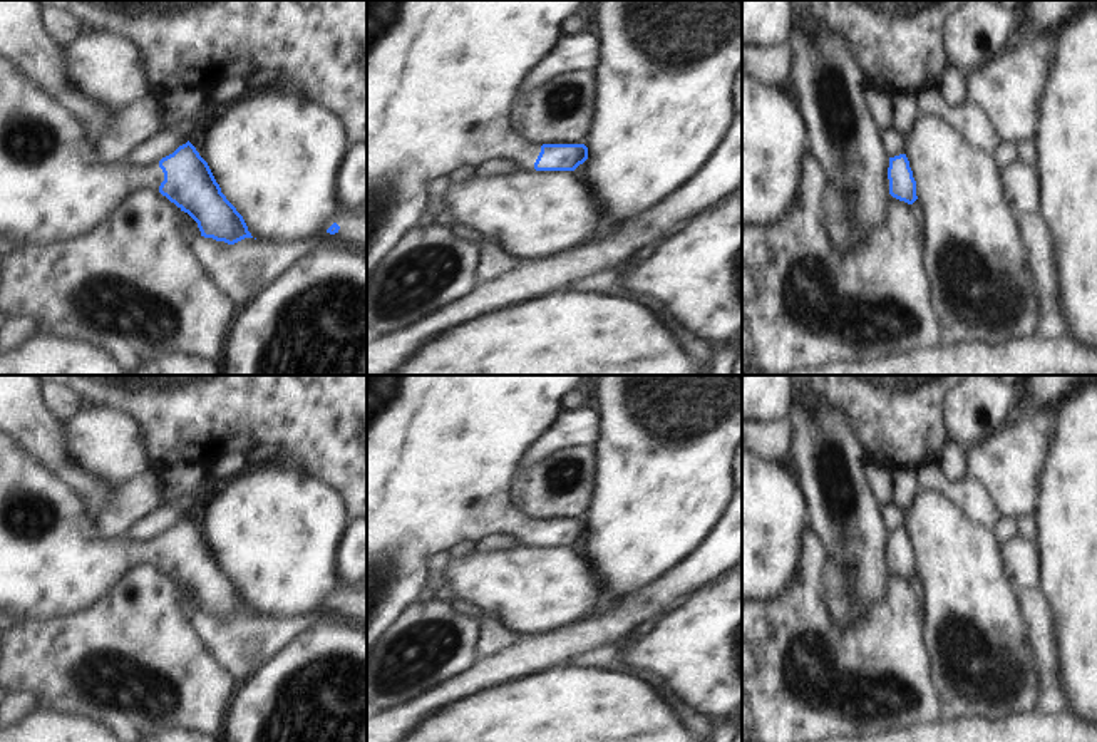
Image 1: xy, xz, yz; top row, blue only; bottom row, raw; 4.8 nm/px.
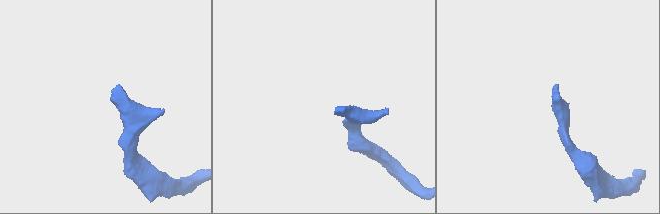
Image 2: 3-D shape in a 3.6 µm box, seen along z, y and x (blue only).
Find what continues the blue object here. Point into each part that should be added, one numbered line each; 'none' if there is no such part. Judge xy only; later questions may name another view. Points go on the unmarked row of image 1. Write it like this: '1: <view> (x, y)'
1: xy (54, 563)

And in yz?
none

